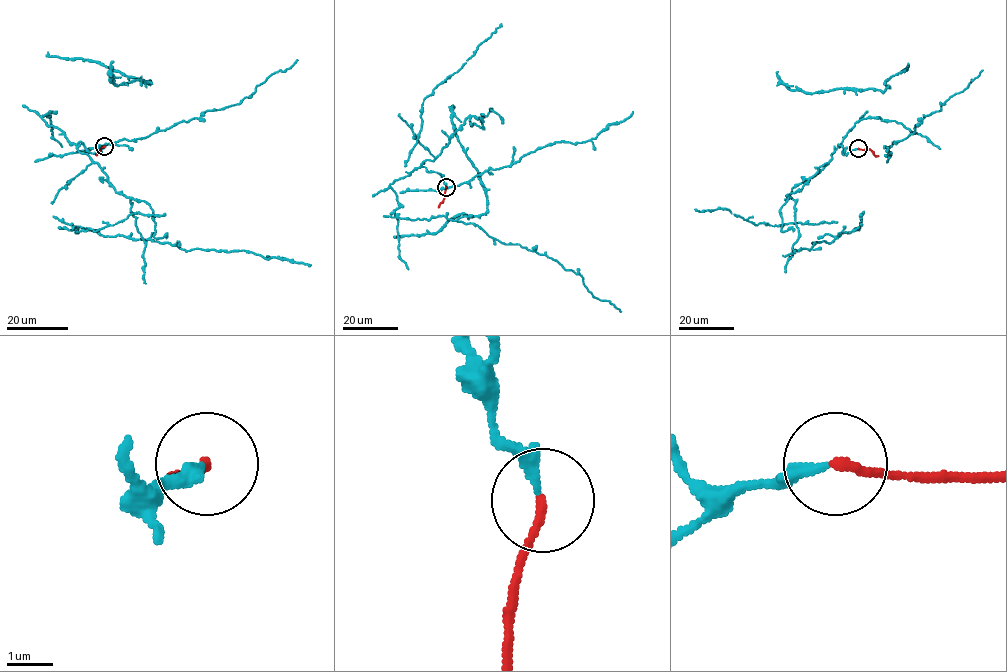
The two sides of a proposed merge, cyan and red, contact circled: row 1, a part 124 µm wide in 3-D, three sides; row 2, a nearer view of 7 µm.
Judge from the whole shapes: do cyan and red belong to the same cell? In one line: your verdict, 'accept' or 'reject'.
accept

